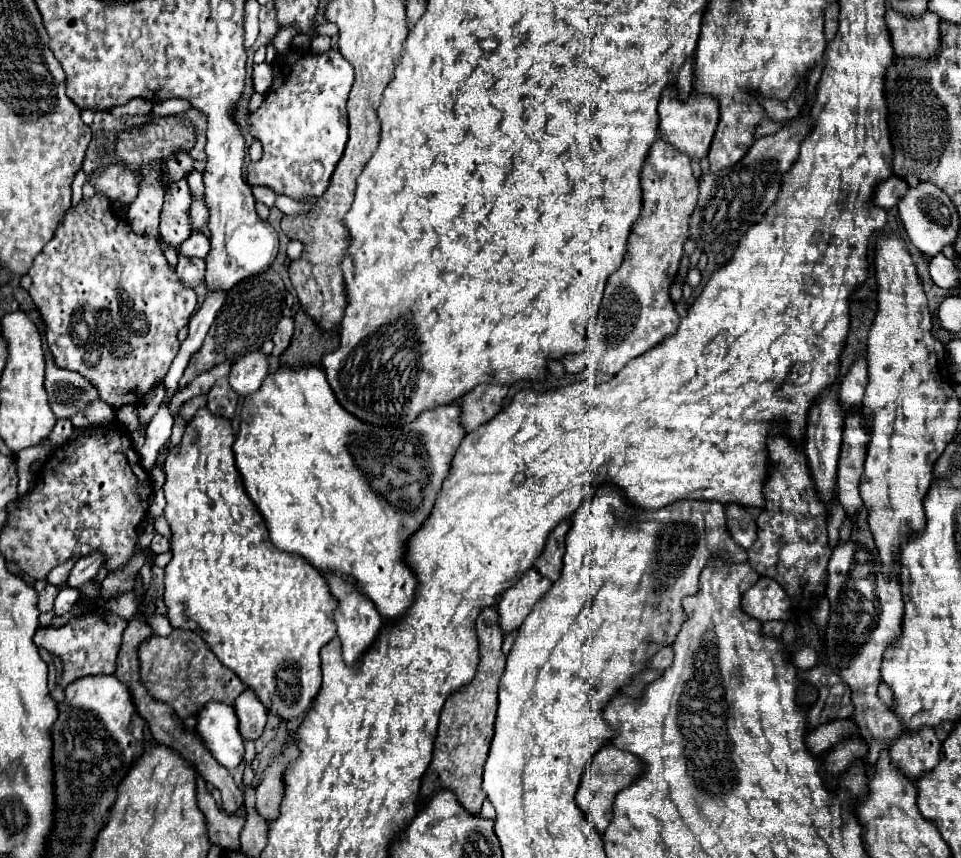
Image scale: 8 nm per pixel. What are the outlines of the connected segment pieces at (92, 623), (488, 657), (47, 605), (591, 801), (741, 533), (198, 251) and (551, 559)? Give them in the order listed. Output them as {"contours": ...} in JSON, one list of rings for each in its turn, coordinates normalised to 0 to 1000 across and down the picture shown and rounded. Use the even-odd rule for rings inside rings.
{"contours":[[[[96,709],[89,716],[73,723],[65,732],[40,732],[35,739],[37,753],[46,753],[50,760],[60,762],[67,772],[67,788],[62,790],[62,800],[67,802],[71,795],[77,795],[87,788],[100,786],[119,786],[121,781],[121,765],[127,751],[127,737],[131,732],[131,723],[106,713],[104,709]]],[[[508,706],[499,713],[499,718],[495,720],[495,739],[499,748],[499,774],[495,788],[485,800],[466,811],[458,834],[456,855],[452,862],[452,883],[439,907],[439,918],[437,918],[437,932],[443,932],[454,918],[472,921],[479,937],[489,949],[497,949],[506,930],[506,925],[502,923],[502,895],[506,888],[510,862],[514,858],[518,795],[527,779],[527,765],[522,760],[524,737],[518,725],[516,706]]],[[[48,683],[44,690],[40,690],[40,711],[46,716],[46,713],[52,713],[54,711],[54,704],[56,704],[56,697],[60,692],[60,685],[58,683]]],[[[635,867],[624,872],[622,879],[612,890],[599,932],[601,932],[601,939],[616,953],[616,958],[624,972],[629,972],[629,967],[633,965],[633,960],[637,956],[637,932],[639,932],[641,923],[656,916],[656,911],[666,900],[668,900],[668,890],[664,888],[664,883],[660,883],[660,879],[643,874],[641,869],[635,869]]],[[[755,587],[753,592],[755,592],[755,613],[762,629],[772,639],[780,639],[789,625],[789,615],[783,599],[770,587]]],[[[200,273],[194,282],[187,284],[187,298],[208,298],[214,301],[219,296],[219,280],[212,273]]],[[[583,608],[574,622],[568,629],[568,641],[564,641],[564,646],[560,648],[560,653],[556,655],[556,660],[572,676],[581,676],[583,671],[583,662],[585,662],[585,648],[587,648],[587,625],[591,620],[593,611],[591,608]]]]}

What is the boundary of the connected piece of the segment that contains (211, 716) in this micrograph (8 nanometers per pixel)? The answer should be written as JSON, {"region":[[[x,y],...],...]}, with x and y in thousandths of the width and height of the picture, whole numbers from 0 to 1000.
{"region":[[[219,818],[219,823],[206,832],[204,851],[223,883],[237,897],[254,886],[254,860],[250,858],[248,837],[241,823]]]}

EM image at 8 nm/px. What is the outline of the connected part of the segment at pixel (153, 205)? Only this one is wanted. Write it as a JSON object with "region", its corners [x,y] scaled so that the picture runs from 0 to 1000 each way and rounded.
{"region":[[[168,189],[148,193],[146,198],[150,203],[150,210],[145,217],[152,219],[146,219],[144,231],[135,238],[131,247],[131,254],[142,273],[152,273],[156,277],[162,277],[166,261],[166,245],[173,224],[168,213]]]}

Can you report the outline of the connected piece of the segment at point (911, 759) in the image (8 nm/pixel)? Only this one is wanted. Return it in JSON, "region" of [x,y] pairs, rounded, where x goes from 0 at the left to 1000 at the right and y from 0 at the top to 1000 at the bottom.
{"region":[[[957,851],[955,855],[939,855],[926,872],[926,883],[934,897],[949,911],[974,895],[978,888],[980,865],[972,851]]]}

